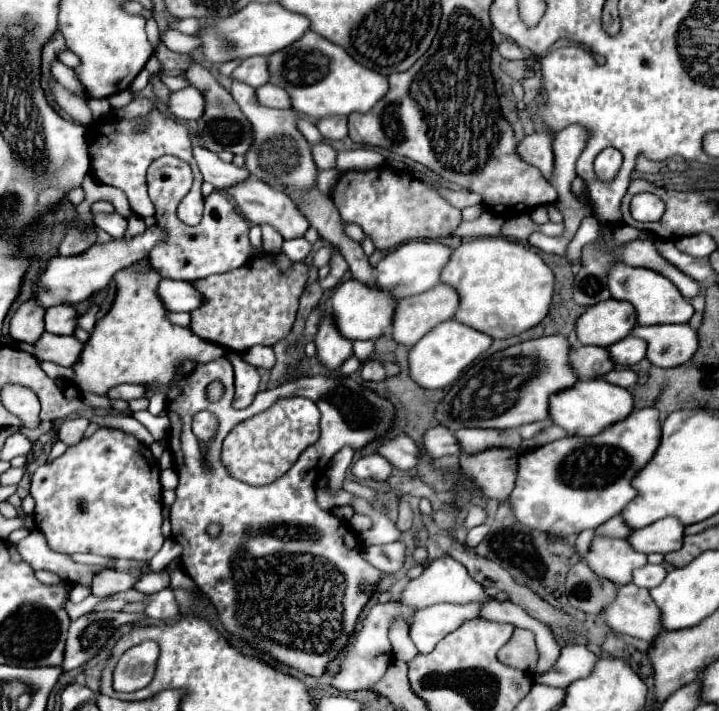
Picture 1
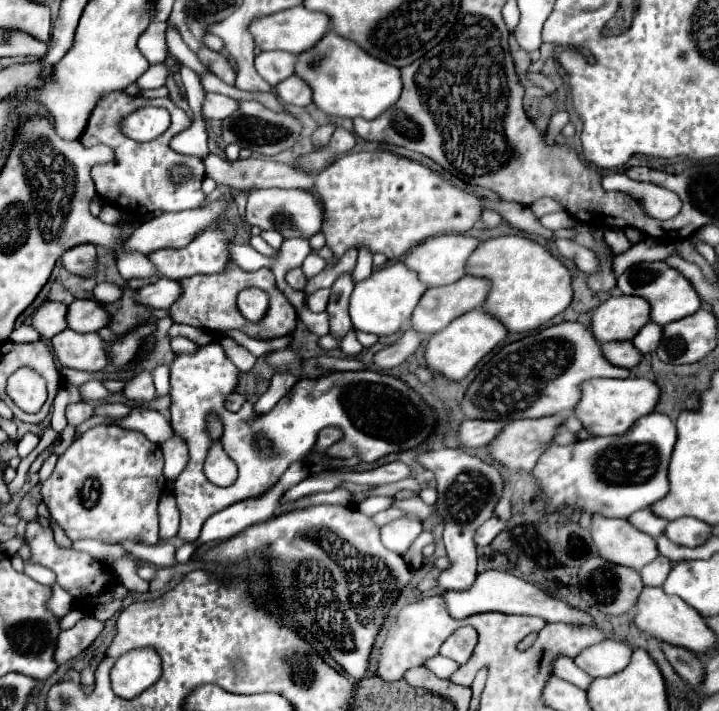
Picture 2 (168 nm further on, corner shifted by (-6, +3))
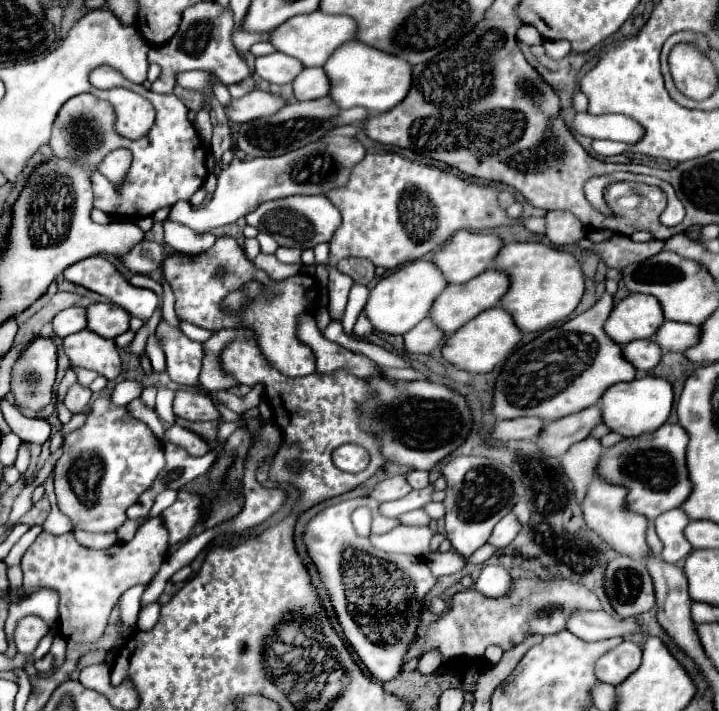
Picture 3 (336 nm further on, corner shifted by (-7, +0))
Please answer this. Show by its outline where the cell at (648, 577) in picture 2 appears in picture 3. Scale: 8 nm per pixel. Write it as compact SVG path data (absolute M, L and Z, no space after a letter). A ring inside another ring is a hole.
M680 508L668 510L668 512L660 514L660 518L654 518L652 522L654 522L658 538L664 544L664 554L668 554L668 556L662 556L664 562L678 564L692 552L692 546L688 544L688 540L682 534L682 530L688 526L690 520Z

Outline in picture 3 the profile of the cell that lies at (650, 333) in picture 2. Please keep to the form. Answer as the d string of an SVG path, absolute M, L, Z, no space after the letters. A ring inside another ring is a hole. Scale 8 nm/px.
M666 320L654 336L654 342L662 348L662 352L684 352L698 342L698 336L700 326Z

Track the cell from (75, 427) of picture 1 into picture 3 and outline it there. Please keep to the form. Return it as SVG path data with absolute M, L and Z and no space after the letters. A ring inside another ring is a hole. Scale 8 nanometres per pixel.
M74 384L66 398L64 398L64 406L72 412L72 414L80 414L88 404L90 404L90 398L92 398L92 390L90 388L82 388L80 384Z

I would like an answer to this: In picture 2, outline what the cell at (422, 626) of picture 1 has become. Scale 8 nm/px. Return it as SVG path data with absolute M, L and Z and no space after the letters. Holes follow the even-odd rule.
M497 569L479 573L475 583L469 589L449 591L443 597L447 599L447 607L449 607L451 615L461 617L461 619L467 615L475 615L475 613L499 611L499 613L515 613L515 615L537 615L537 617L543 617L545 621L557 621L557 623L567 623L567 625L575 625L575 627L585 627L585 625L595 627L595 621L587 611L571 607L569 603L547 593L545 589L541 589L525 579L519 579L511 573L497 571Z

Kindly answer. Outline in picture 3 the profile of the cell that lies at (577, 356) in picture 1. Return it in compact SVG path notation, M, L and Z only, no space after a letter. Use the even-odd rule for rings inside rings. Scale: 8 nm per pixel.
M634 340L622 346L624 358L636 368L636 370L652 370L662 356L662 350L656 346L654 340Z

